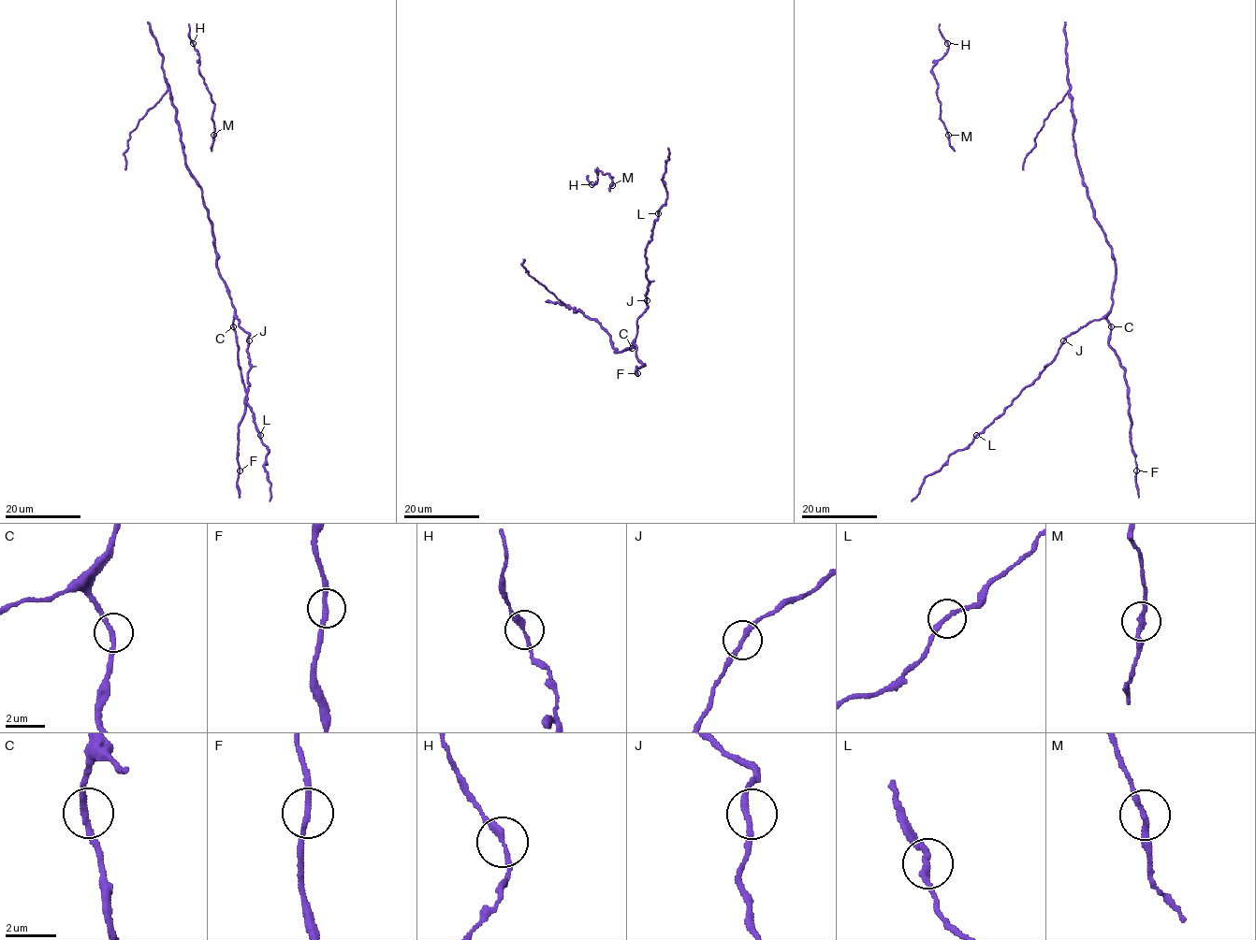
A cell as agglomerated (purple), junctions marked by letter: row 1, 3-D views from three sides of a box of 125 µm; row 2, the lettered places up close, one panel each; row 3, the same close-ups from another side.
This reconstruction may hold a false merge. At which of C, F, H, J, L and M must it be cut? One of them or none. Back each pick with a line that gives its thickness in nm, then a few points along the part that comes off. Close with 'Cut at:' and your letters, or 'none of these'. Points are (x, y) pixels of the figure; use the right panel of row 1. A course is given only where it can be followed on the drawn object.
Cut at: none of these

